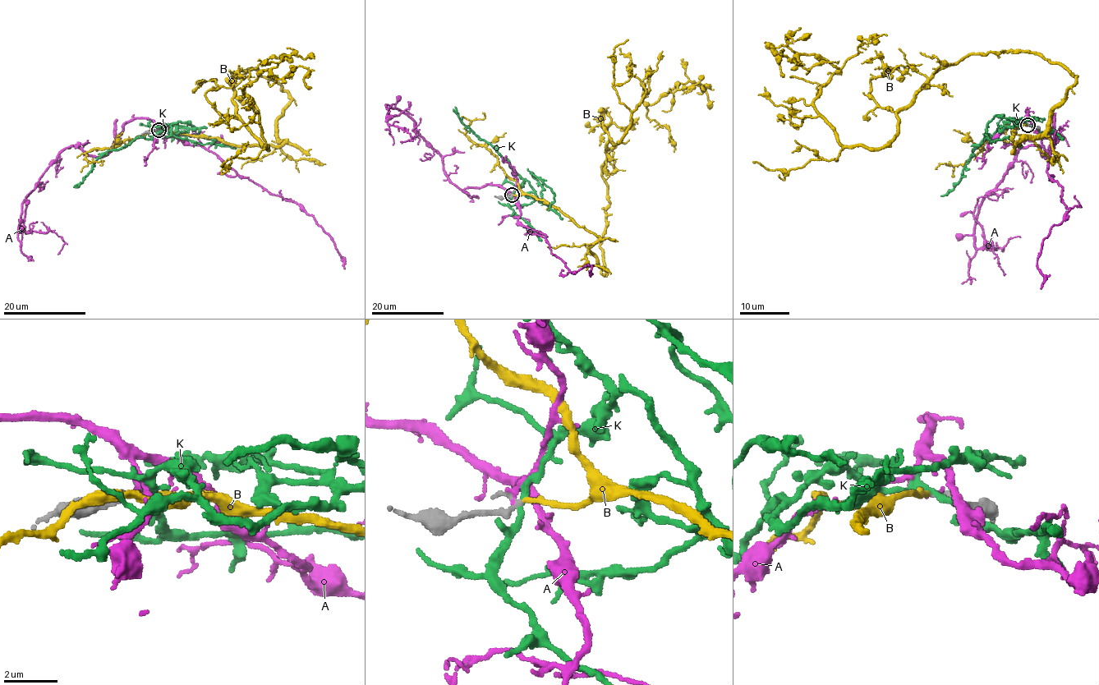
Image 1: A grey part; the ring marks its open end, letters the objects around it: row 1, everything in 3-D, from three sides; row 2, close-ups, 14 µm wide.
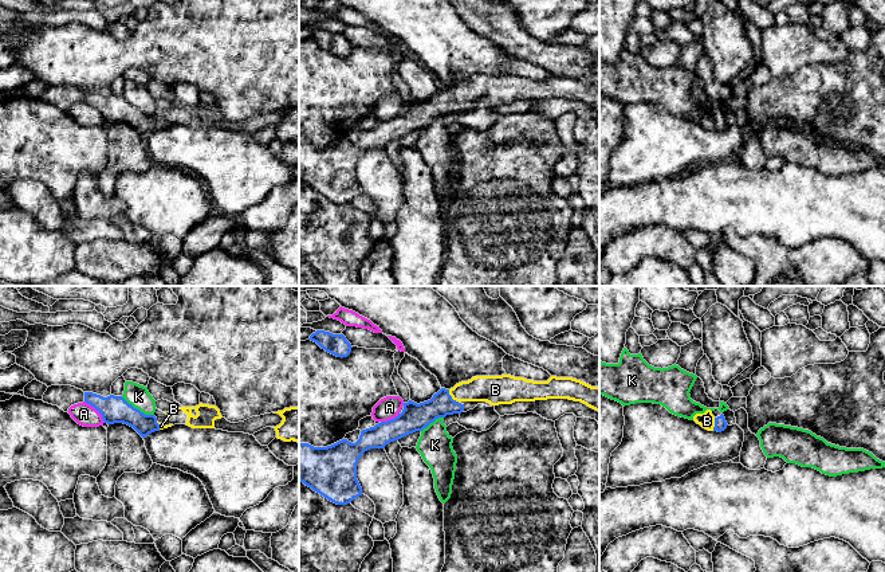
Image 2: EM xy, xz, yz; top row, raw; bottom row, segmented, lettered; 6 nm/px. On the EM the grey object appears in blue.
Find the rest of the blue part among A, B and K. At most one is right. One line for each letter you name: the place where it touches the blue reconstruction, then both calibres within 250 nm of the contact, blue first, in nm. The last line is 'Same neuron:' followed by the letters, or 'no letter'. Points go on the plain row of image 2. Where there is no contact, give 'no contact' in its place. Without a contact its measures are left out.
B: meets blue in xz at (452, 98); 160 nm thick on the blue side, 160 nm on the other
Same neuron: B

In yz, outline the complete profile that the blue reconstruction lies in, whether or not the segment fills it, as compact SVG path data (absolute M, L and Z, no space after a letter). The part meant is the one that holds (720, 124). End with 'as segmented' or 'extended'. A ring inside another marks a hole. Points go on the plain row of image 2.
M707 109L704 113L696 113L693 120L708 130L721 132L728 125L723 113L715 117L711 109Z; extended

